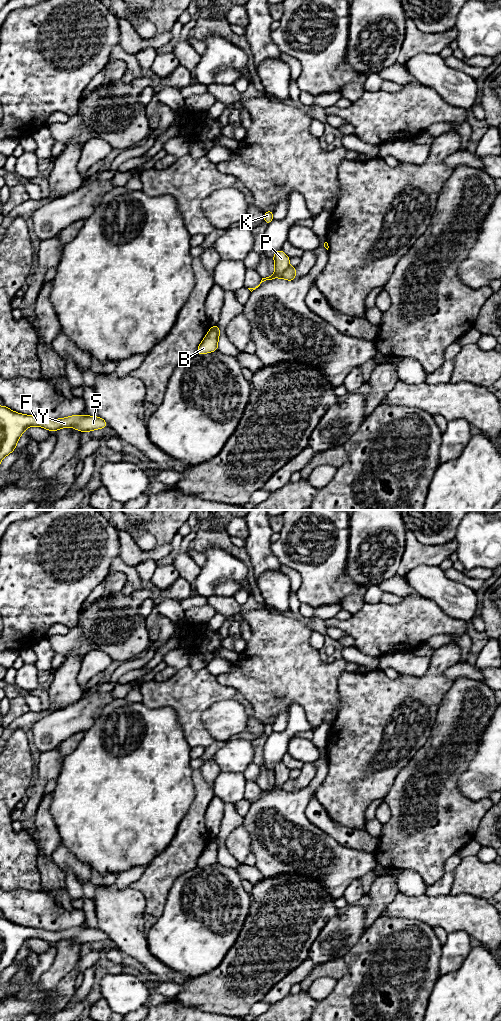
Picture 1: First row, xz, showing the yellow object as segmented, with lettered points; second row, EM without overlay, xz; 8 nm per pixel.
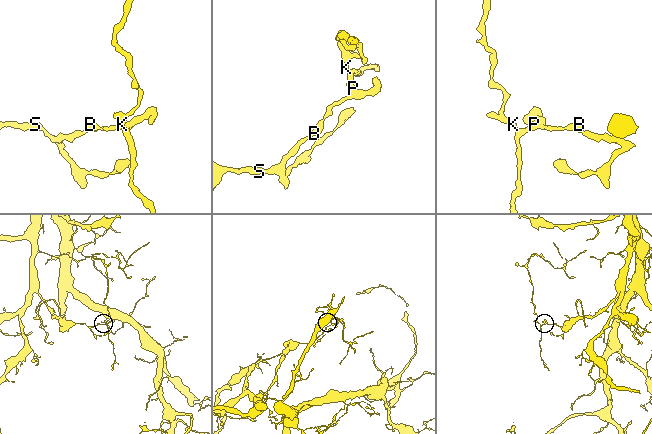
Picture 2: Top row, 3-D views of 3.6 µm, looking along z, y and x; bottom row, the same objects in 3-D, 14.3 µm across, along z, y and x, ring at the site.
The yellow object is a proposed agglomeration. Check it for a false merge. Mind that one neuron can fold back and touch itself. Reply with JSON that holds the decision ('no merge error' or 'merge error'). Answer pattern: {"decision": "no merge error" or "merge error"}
{"decision": "merge error"}

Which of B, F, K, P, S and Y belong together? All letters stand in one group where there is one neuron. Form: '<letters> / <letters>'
B F S Y / K P

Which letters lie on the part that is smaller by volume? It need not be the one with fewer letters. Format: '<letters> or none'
K, P

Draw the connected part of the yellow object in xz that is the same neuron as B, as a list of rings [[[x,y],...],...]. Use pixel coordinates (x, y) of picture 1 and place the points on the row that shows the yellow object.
[[[216,324],[210,328],[205,338],[202,340],[197,348],[197,354],[202,355],[218,350],[218,338],[220,335],[220,328]]]

